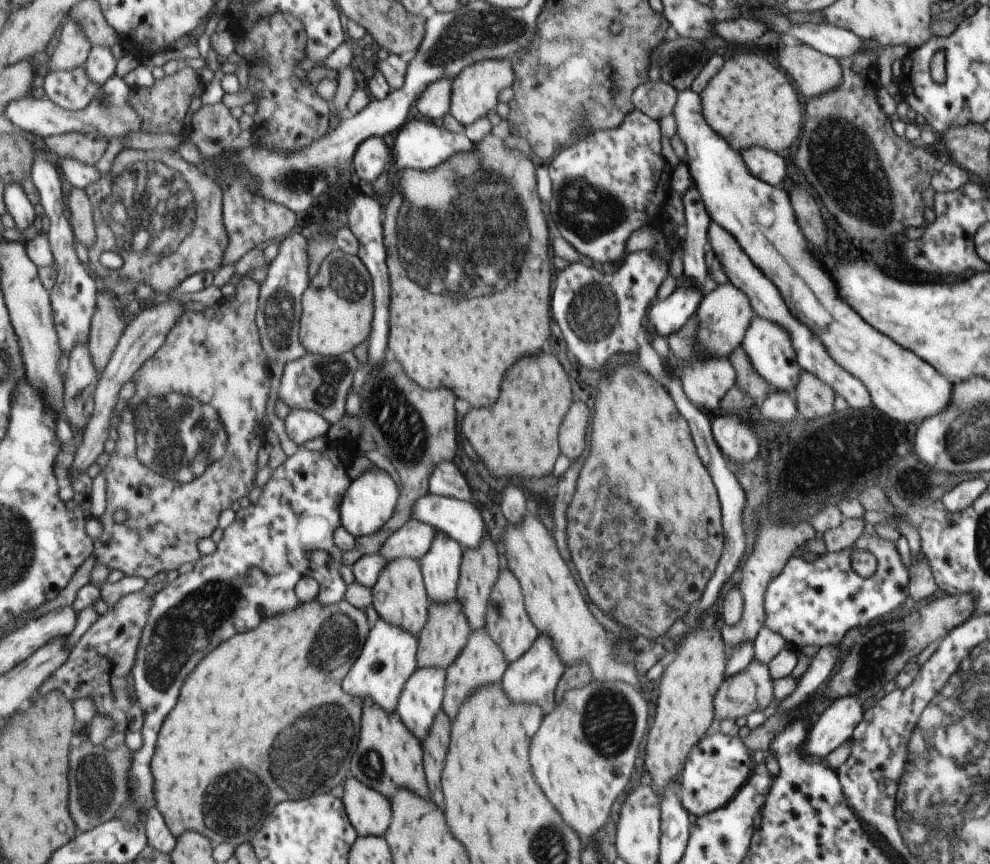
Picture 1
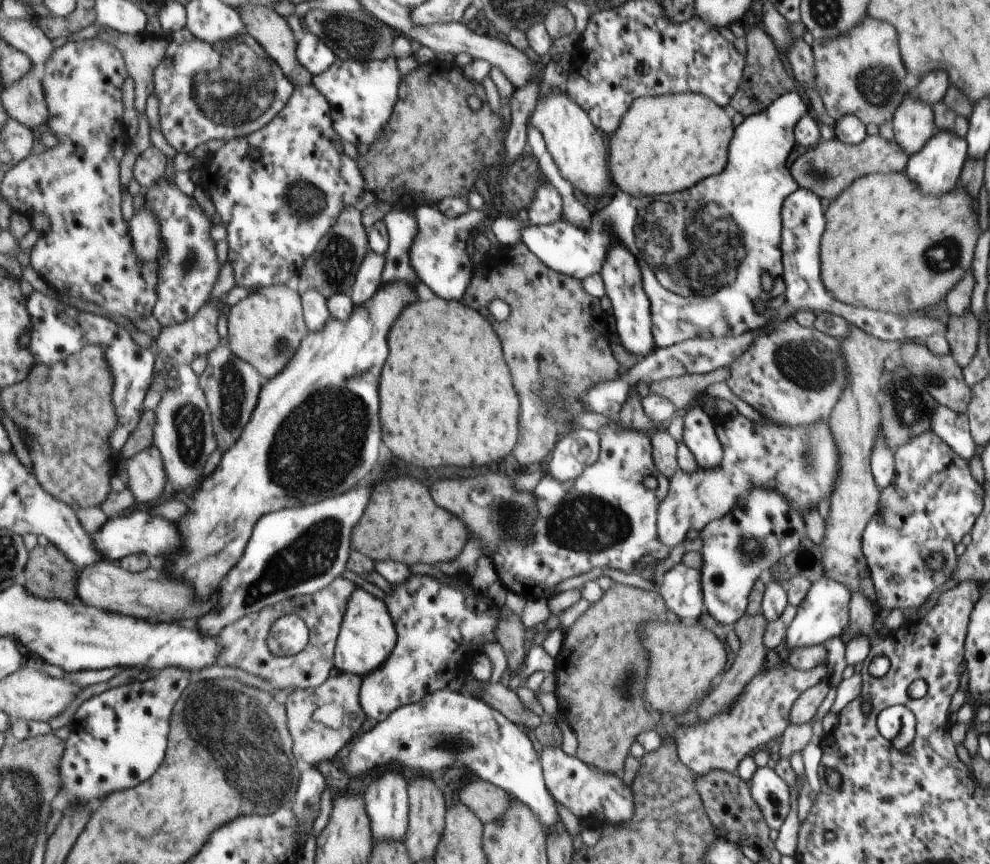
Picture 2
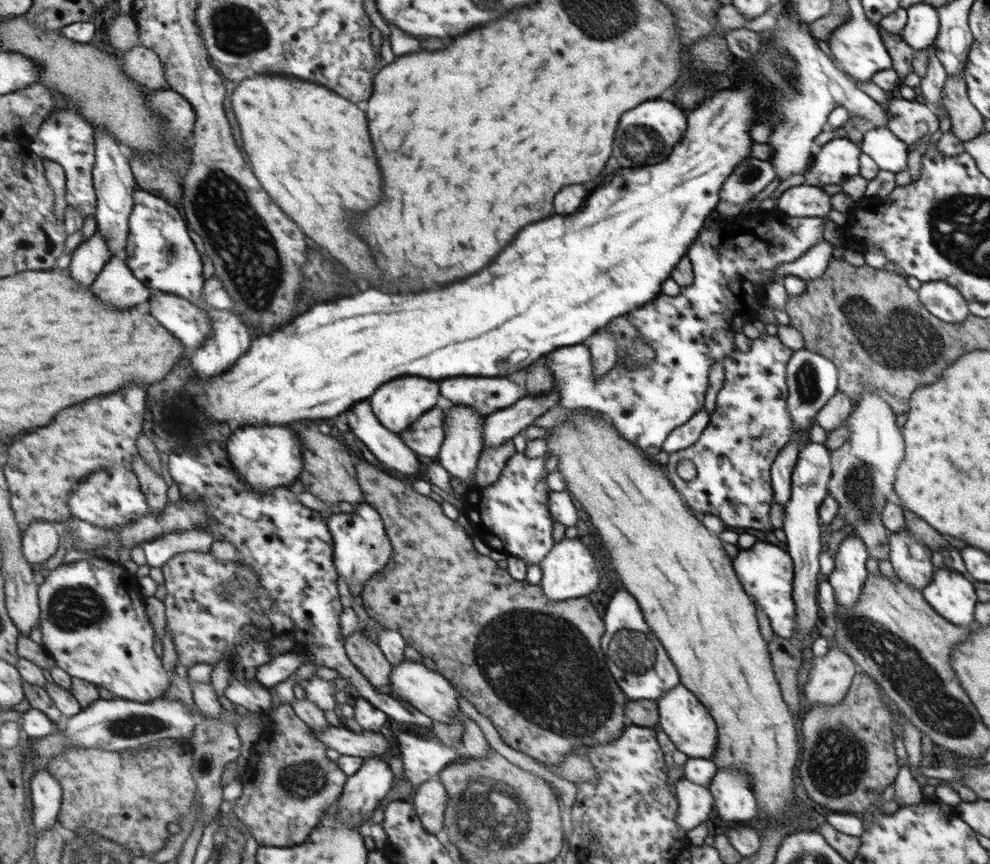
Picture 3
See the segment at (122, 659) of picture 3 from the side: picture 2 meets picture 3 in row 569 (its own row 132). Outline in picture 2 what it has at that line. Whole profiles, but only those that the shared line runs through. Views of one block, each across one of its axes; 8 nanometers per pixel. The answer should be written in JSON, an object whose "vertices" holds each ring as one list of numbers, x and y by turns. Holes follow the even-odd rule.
{"vertices":[[99,37,70,41,64,46,57,48,56,52,50,57,48,64,46,64,46,76,43,79,48,106,50,107,50,122,48,122,48,125,49,128,55,132,55,142,53,142,51,147,48,147,44,153,38,156,36,154,31,154,24,162,18,164,12,172,9,172,8,176,4,179,4,184,2,184,1,195,13,209,13,212,18,211,32,217,34,214,46,214,46,216,52,220,52,230,42,235,31,254,31,264,40,277,62,295,83,298,88,300,88,302,94,302,94,304,102,306,110,315,120,314,120,316,126,317,130,321,140,322,140,320,146,320,146,318,150,318,150,316,155,314,155,308,160,298,160,263,144,262,144,260,138,256,134,238,132,238,131,222,126,220,124,210,122,210,122,194,124,194,124,188,122,188,122,186,124,186,124,184,122,184,122,172,120,172,122,168,120,168,120,166,122,166,124,154,126,154,126,142,128,142,128,132,123,123,123,116,124,112,126,112,126,108,124,108,124,94,122,94,124,88,122,88,122,86,124,86,124,82,128,80,131,71,130,68,126,68,124,57,123,51,120,50,118,46,114,46,112,42,104,42,104,40]]}

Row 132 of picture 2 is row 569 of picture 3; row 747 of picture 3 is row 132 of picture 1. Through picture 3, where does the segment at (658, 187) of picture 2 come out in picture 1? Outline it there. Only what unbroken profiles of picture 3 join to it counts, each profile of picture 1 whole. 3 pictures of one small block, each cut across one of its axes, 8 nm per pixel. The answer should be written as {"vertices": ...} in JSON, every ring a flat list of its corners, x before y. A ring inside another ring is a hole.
{"vertices":[[744,52,726,60,724,68,710,80,701,96,708,124,720,136,728,138,736,150,760,146,782,153,798,138,802,126,798,94,784,72,756,54]]}

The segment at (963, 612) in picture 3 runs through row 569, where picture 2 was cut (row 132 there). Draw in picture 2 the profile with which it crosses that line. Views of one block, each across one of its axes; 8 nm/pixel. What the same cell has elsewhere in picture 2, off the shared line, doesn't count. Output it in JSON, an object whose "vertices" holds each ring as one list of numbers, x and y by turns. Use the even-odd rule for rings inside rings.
{"vertices":[[940,130,919,153,911,155,906,170,908,176,917,182,924,194,946,194,954,190,962,166,966,166,964,160,966,160,966,138,960,138,954,131]]}

